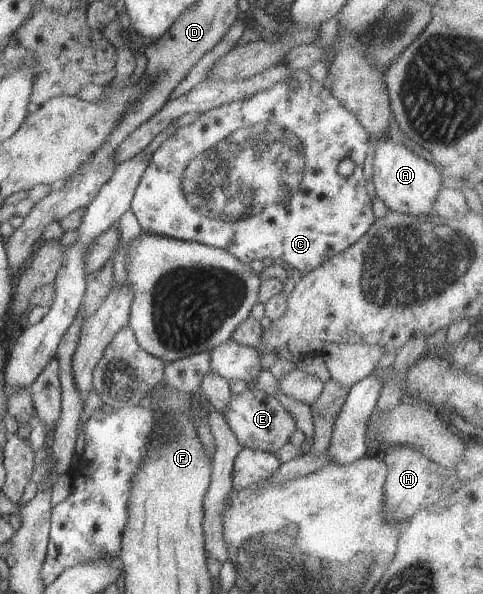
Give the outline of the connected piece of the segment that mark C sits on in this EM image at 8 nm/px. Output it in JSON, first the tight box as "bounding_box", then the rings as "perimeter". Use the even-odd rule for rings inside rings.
{"bounding_box":[131,70,377,275],"perimeter":[[[290,70],[290,73],[292,73],[292,79],[296,79],[298,83],[296,87],[293,87],[294,89],[288,83],[278,83],[278,85],[273,85],[272,89],[258,91],[256,95],[252,95],[246,101],[233,101],[228,105],[208,110],[206,113],[201,113],[200,117],[191,124],[179,127],[174,135],[170,135],[159,145],[158,149],[153,152],[152,161],[150,161],[148,169],[144,171],[144,177],[140,179],[140,185],[136,187],[136,193],[131,201],[131,213],[136,216],[142,231],[220,248],[245,264],[250,264],[255,259],[262,261],[268,257],[281,260],[303,275],[320,267],[327,259],[352,247],[374,225],[377,220],[372,211],[375,200],[372,200],[366,192],[367,180],[363,170],[364,159],[372,150],[375,139],[371,139],[366,129],[360,125],[360,121],[346,107],[340,105],[340,101],[330,93],[330,89],[326,89],[322,85],[322,82],[314,80],[307,71]],[[344,159],[353,162],[354,172],[352,175],[339,174],[338,165]]]}

